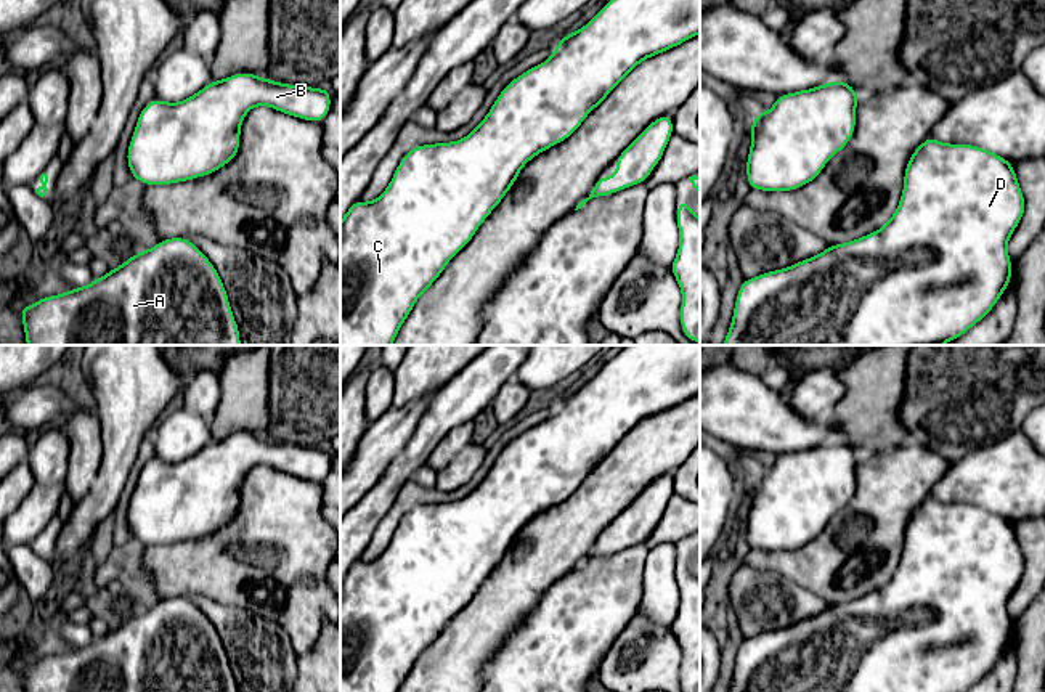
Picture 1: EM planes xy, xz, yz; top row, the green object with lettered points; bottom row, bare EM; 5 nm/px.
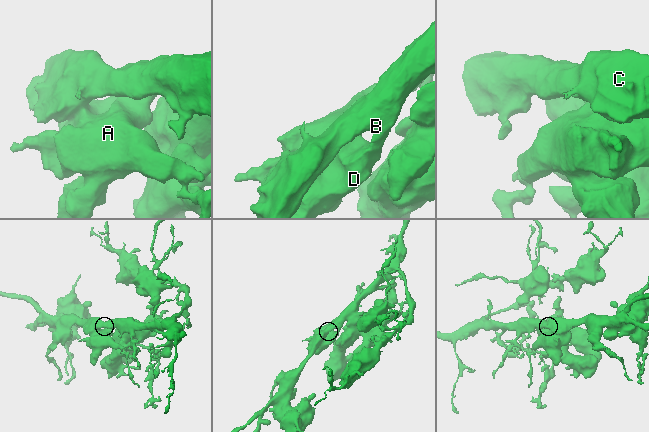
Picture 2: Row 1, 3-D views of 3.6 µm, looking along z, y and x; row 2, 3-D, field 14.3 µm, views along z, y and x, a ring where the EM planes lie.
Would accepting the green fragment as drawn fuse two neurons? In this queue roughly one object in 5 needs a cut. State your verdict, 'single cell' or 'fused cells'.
single cell

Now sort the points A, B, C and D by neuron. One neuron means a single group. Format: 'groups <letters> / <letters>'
groups A B C D

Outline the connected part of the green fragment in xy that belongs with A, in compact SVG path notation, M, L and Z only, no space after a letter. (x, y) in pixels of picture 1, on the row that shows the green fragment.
M188 238L162 239L93 283L19 311L27 345L241 345L225 286Z

